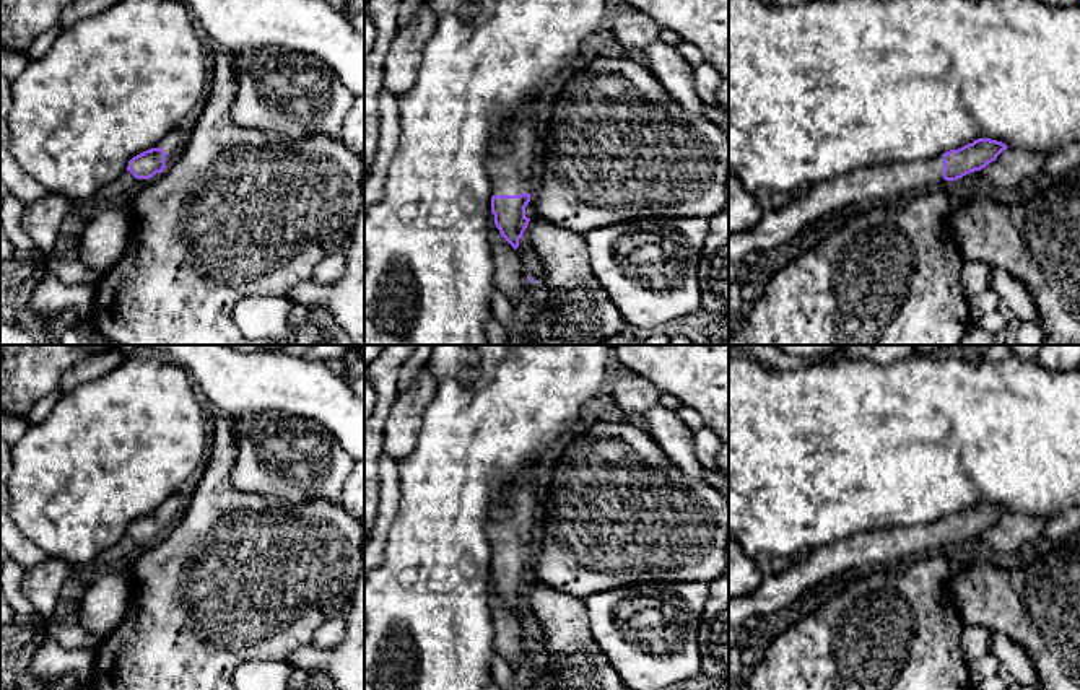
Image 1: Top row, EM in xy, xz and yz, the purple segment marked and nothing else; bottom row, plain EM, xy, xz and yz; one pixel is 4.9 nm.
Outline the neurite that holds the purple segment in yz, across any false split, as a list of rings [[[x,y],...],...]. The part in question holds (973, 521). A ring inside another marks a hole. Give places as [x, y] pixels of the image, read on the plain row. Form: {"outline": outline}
{"outline": [[[978,503],[958,514],[950,514],[932,524],[896,526],[890,529],[867,531],[810,550],[803,558],[794,558],[792,565],[781,573],[763,574],[761,584],[748,596],[729,599],[729,628],[742,630],[747,618],[753,615],[769,617],[808,589],[825,579],[852,571],[854,568],[880,563],[904,563],[925,553],[942,552],[945,545],[956,545],[963,540],[981,535],[1008,511],[991,503]]]}

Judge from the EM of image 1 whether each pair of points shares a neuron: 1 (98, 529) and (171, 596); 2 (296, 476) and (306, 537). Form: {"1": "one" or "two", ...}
{"1": "two", "2": "two"}

